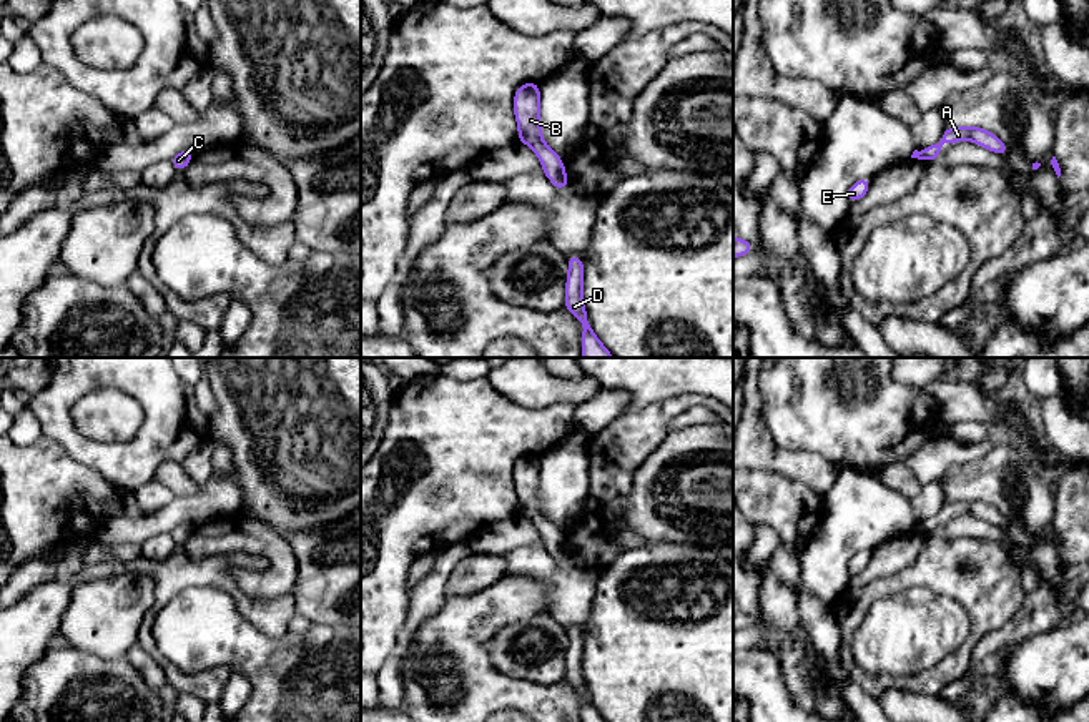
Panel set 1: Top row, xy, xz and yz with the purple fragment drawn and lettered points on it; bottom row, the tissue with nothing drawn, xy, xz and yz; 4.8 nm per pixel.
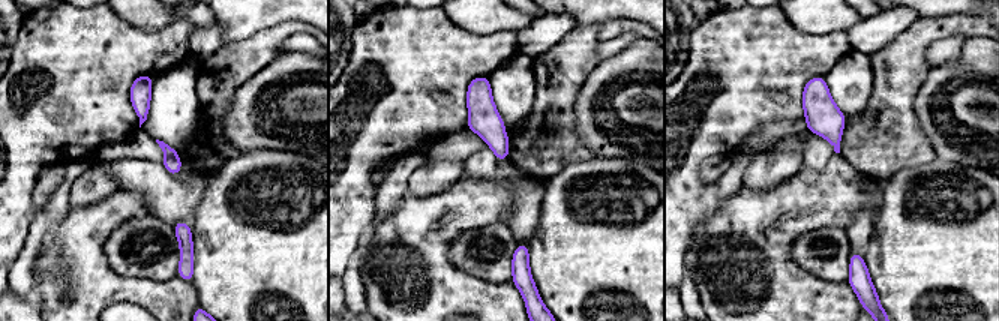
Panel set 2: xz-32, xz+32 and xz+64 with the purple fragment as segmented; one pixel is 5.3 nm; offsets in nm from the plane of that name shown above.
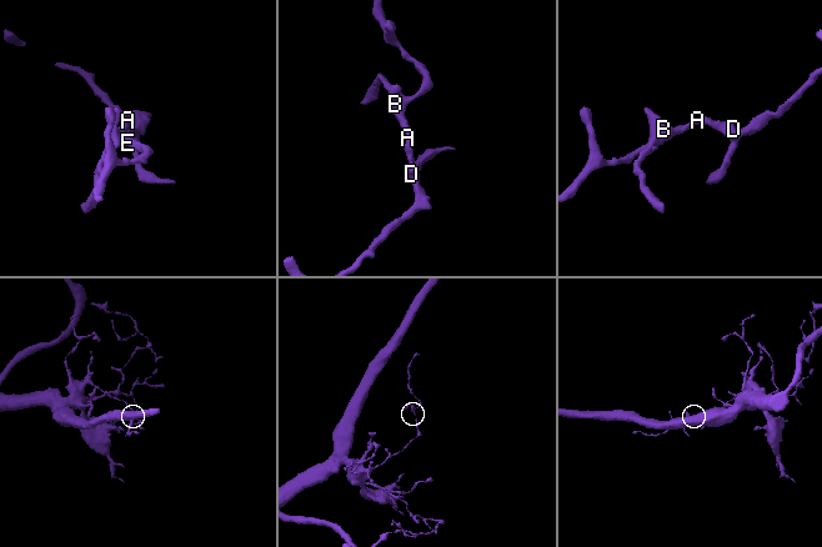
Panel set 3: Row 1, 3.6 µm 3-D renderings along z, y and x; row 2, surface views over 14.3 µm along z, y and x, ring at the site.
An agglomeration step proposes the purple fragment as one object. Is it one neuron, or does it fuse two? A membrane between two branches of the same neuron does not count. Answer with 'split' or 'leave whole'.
leave whole

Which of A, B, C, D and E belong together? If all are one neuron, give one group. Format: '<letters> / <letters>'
A B C D E

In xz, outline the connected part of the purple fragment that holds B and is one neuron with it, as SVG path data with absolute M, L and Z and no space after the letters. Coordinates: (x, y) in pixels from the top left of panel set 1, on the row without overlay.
M522 456L515 462L514 486L519 497L517 512L534 522L544 539L544 547L552 554L555 562L570 561L564 542L564 532L542 512L539 456Z

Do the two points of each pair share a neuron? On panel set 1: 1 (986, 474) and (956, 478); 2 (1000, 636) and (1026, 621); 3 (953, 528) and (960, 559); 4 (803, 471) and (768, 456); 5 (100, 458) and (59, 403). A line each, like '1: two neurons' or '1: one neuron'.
1: one neuron
2: one neuron
3: two neurons
4: one neuron
5: one neuron

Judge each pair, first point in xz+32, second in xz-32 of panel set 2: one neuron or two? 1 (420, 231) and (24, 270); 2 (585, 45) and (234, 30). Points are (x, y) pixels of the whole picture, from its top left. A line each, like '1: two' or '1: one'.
1: two
2: two

